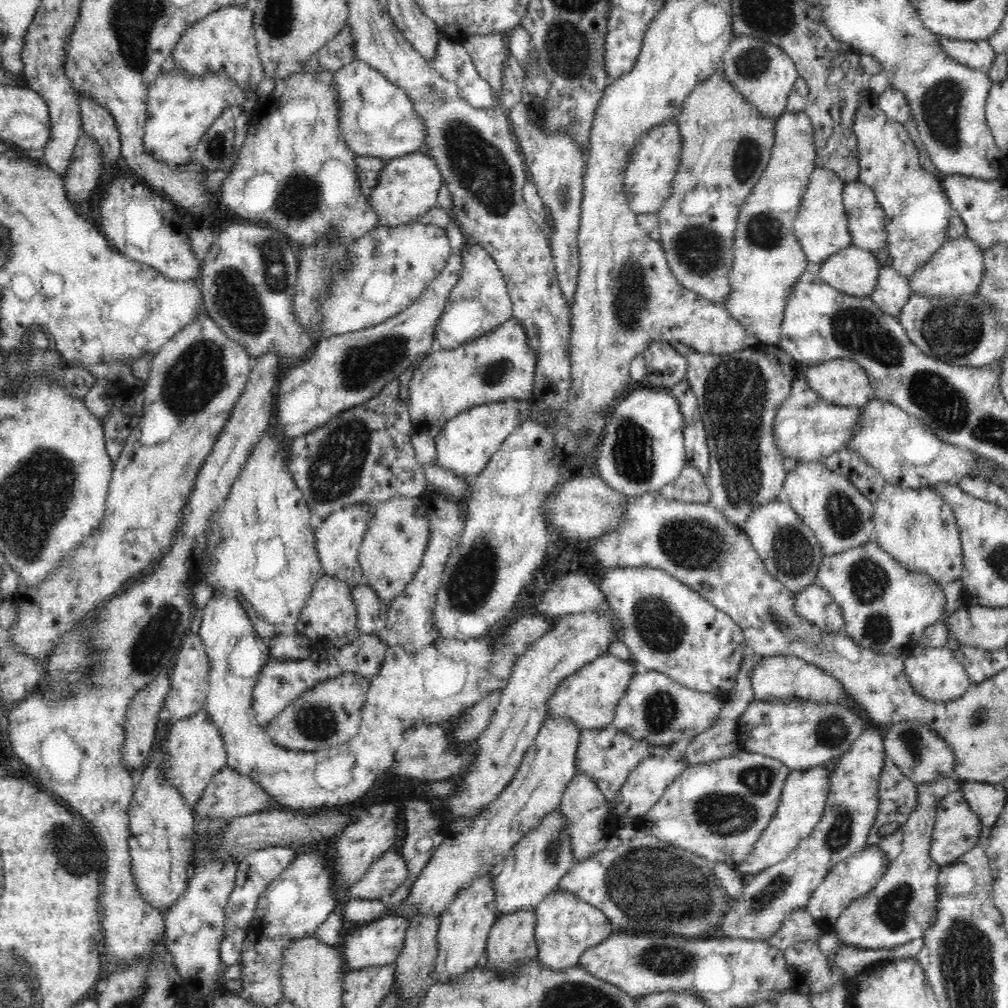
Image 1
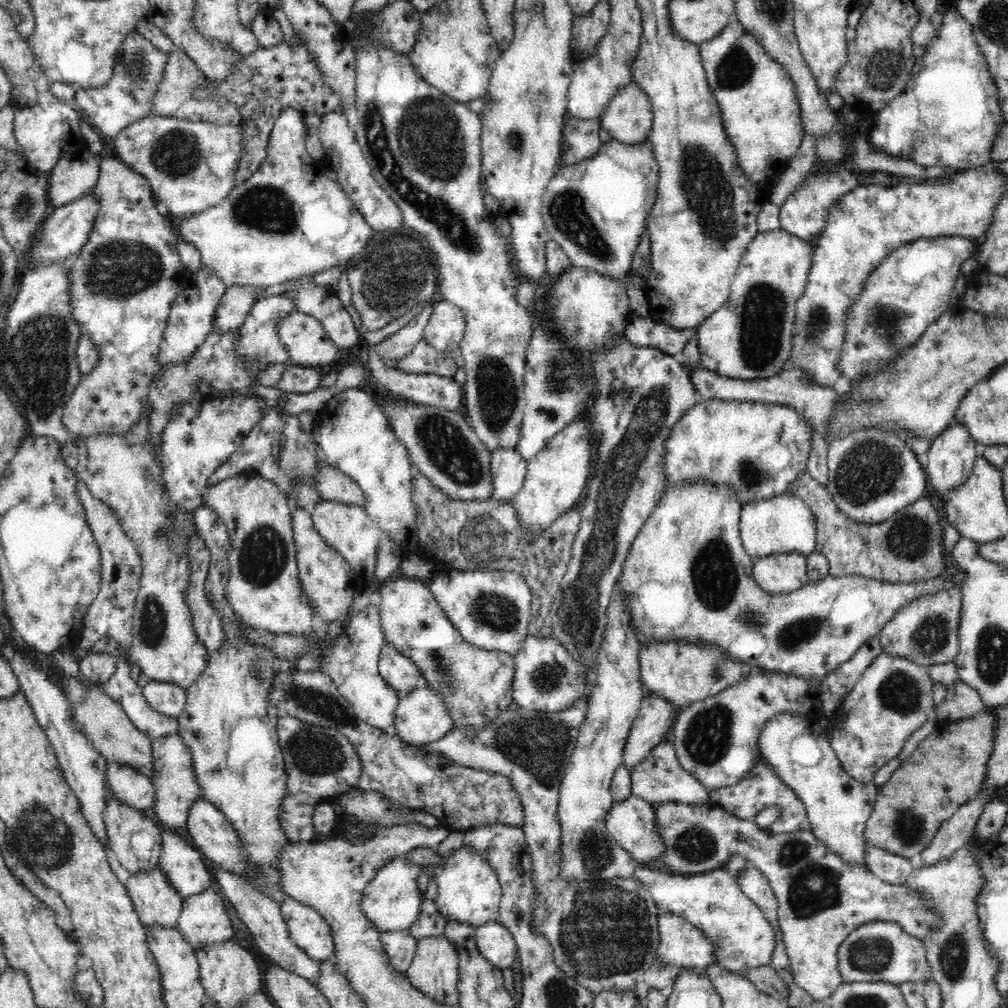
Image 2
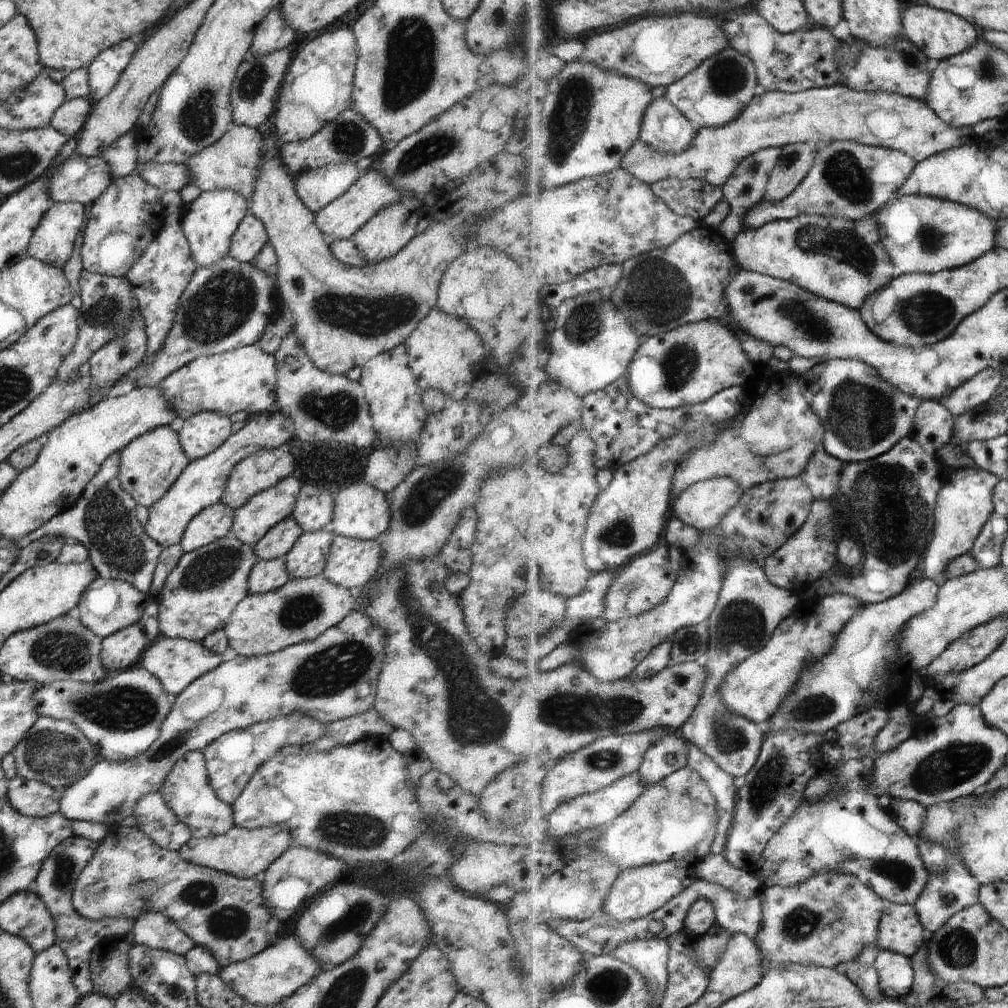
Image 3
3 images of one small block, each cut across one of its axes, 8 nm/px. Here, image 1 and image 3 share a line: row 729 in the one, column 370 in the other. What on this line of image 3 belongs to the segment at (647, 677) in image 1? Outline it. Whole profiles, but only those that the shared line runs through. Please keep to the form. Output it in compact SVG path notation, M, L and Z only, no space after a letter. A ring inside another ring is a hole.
M355 609L351 611L349 614L345 615L345 618L335 624L335 626L331 626L314 638L309 642L300 642L294 644L293 646L288 646L283 650L278 650L277 652L273 652L271 654L256 656L256 657L246 657L243 655L235 655L231 660L222 662L211 670L211 672L207 672L207 674L202 674L199 678L193 680L193 682L189 683L189 686L186 686L175 698L173 701L169 712L165 715L163 722L160 724L160 733L159 736L155 739L155 742L147 748L147 750L141 754L139 754L138 758L133 758L133 760L125 760L125 762L111 762L106 761L105 759L99 759L93 766L86 768L83 771L83 775L79 780L75 780L71 786L67 786L62 792L60 792L59 797L59 810L65 818L69 820L77 820L77 821L89 821L96 822L99 824L103 824L108 829L110 828L119 828L119 824L122 820L124 820L127 816L131 816L133 814L133 806L135 806L135 802L141 798L141 796L145 796L145 794L151 794L151 792L159 792L163 781L169 771L173 768L173 765L185 754L189 751L200 751L205 748L209 742L215 740L221 734L233 731L233 730L243 730L243 728L247 726L251 726L256 722L267 722L268 720L273 720L274 718L281 718L281 716L287 716L288 714L305 714L305 716L309 716L309 718L313 718L313 720L317 720L322 724L333 722L335 720L341 720L343 718L349 718L351 716L357 716L357 714L361 714L361 712L365 712L365 710L369 710L372 708L373 700L375 700L375 684L376 684L376 675L379 674L379 670L381 670L381 664L383 664L383 644L385 644L385 634L383 634L383 630L379 628L379 626L375 626L373 622L371 622L371 618L367 618L365 614L361 614L360 609Z

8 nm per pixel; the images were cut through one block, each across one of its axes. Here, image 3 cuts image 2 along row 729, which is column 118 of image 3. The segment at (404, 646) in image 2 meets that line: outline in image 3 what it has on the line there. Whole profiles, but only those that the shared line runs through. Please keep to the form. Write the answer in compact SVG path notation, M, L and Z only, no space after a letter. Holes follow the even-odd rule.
M175 425L158 426L134 438L119 451L117 480L135 504L149 508L159 498L163 498L163 494L171 488L189 461L179 446Z

